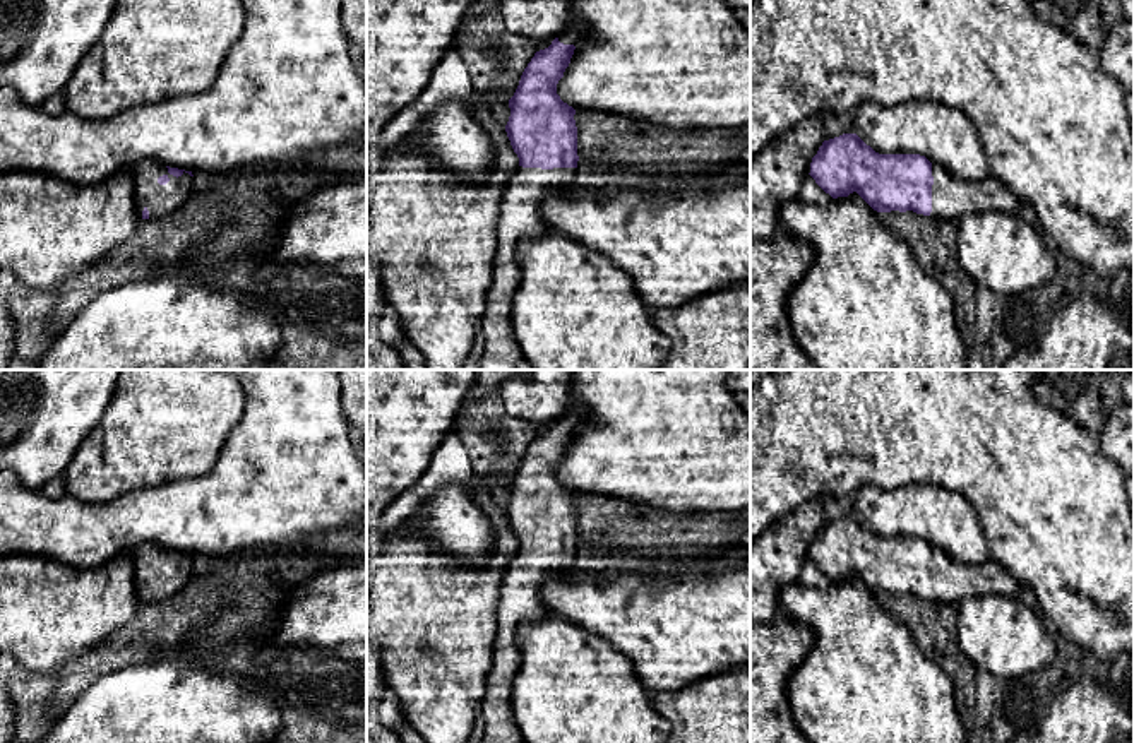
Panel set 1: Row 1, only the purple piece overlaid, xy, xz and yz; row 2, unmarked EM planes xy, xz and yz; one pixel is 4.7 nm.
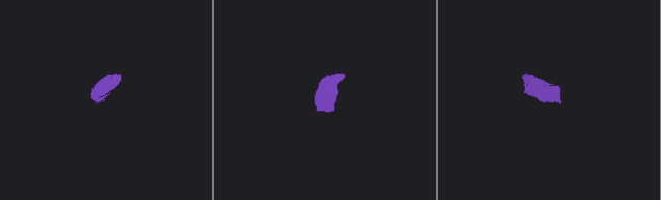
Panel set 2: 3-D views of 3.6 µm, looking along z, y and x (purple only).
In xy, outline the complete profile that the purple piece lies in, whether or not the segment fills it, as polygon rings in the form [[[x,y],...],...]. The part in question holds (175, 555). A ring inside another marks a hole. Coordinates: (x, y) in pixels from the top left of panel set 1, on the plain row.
[[[140,544],[132,553],[135,589],[140,603],[158,603],[178,594],[194,575],[192,555],[156,544]]]

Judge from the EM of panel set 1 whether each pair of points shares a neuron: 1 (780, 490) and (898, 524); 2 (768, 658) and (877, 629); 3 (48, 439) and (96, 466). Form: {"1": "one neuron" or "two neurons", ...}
{"1": "two neurons", "2": "two neurons", "3": "two neurons"}

